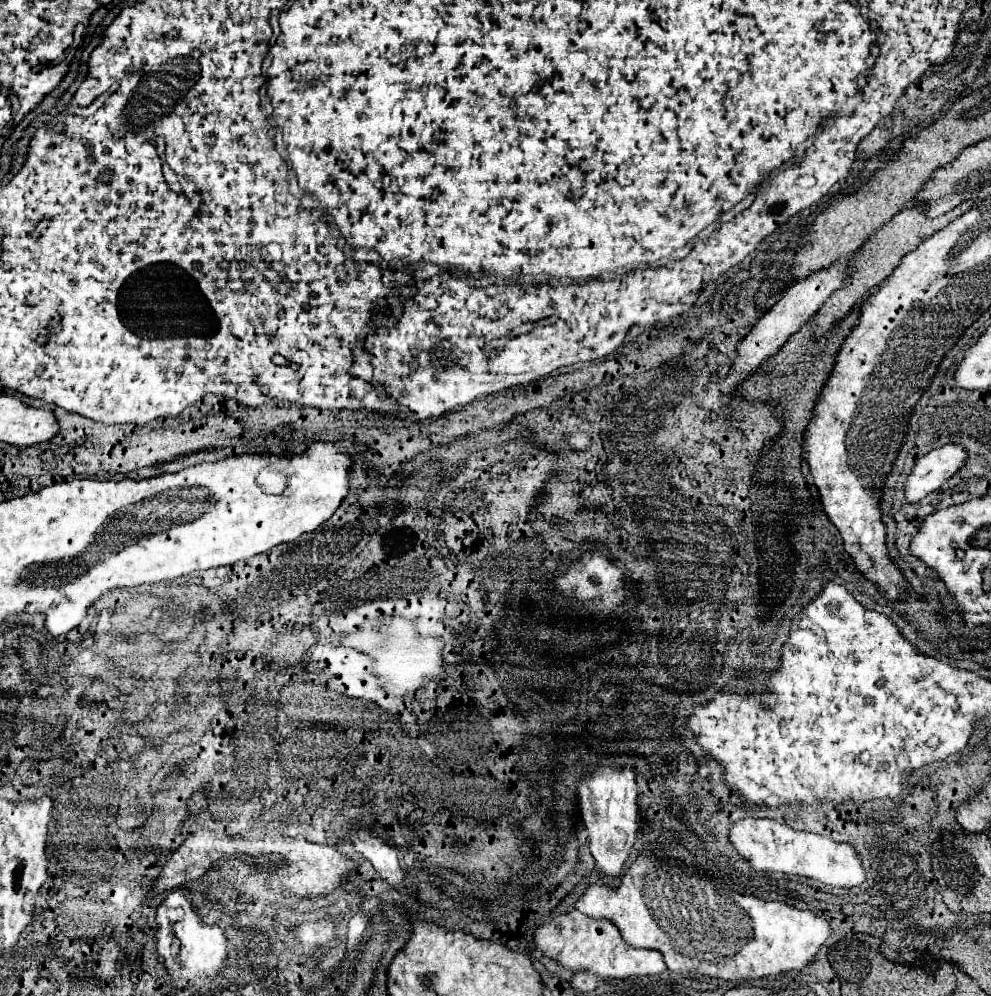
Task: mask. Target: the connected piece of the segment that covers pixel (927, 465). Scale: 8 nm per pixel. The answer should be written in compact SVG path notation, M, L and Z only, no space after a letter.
M943 445L929 451L925 457L917 459L905 487L907 503L921 501L935 489L939 489L947 479L951 479L967 463L967 449L963 445Z

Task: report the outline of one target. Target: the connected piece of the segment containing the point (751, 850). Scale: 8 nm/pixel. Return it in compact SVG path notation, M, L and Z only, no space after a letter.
M741 819L731 827L729 839L755 871L781 871L817 879L831 887L855 887L865 881L865 873L855 849L849 843L835 843L827 837L795 831L773 819Z

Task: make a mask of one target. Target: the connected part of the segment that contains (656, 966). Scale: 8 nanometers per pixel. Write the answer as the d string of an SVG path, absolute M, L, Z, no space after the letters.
M571 909L569 913L563 913L555 919L549 919L541 927L535 927L535 943L547 957L555 959L563 967L575 969L575 971L589 969L603 979L657 975L667 969L663 955L659 951L637 949L637 947L627 945L621 939L619 929L611 921L591 919L589 915L583 915L577 909Z

